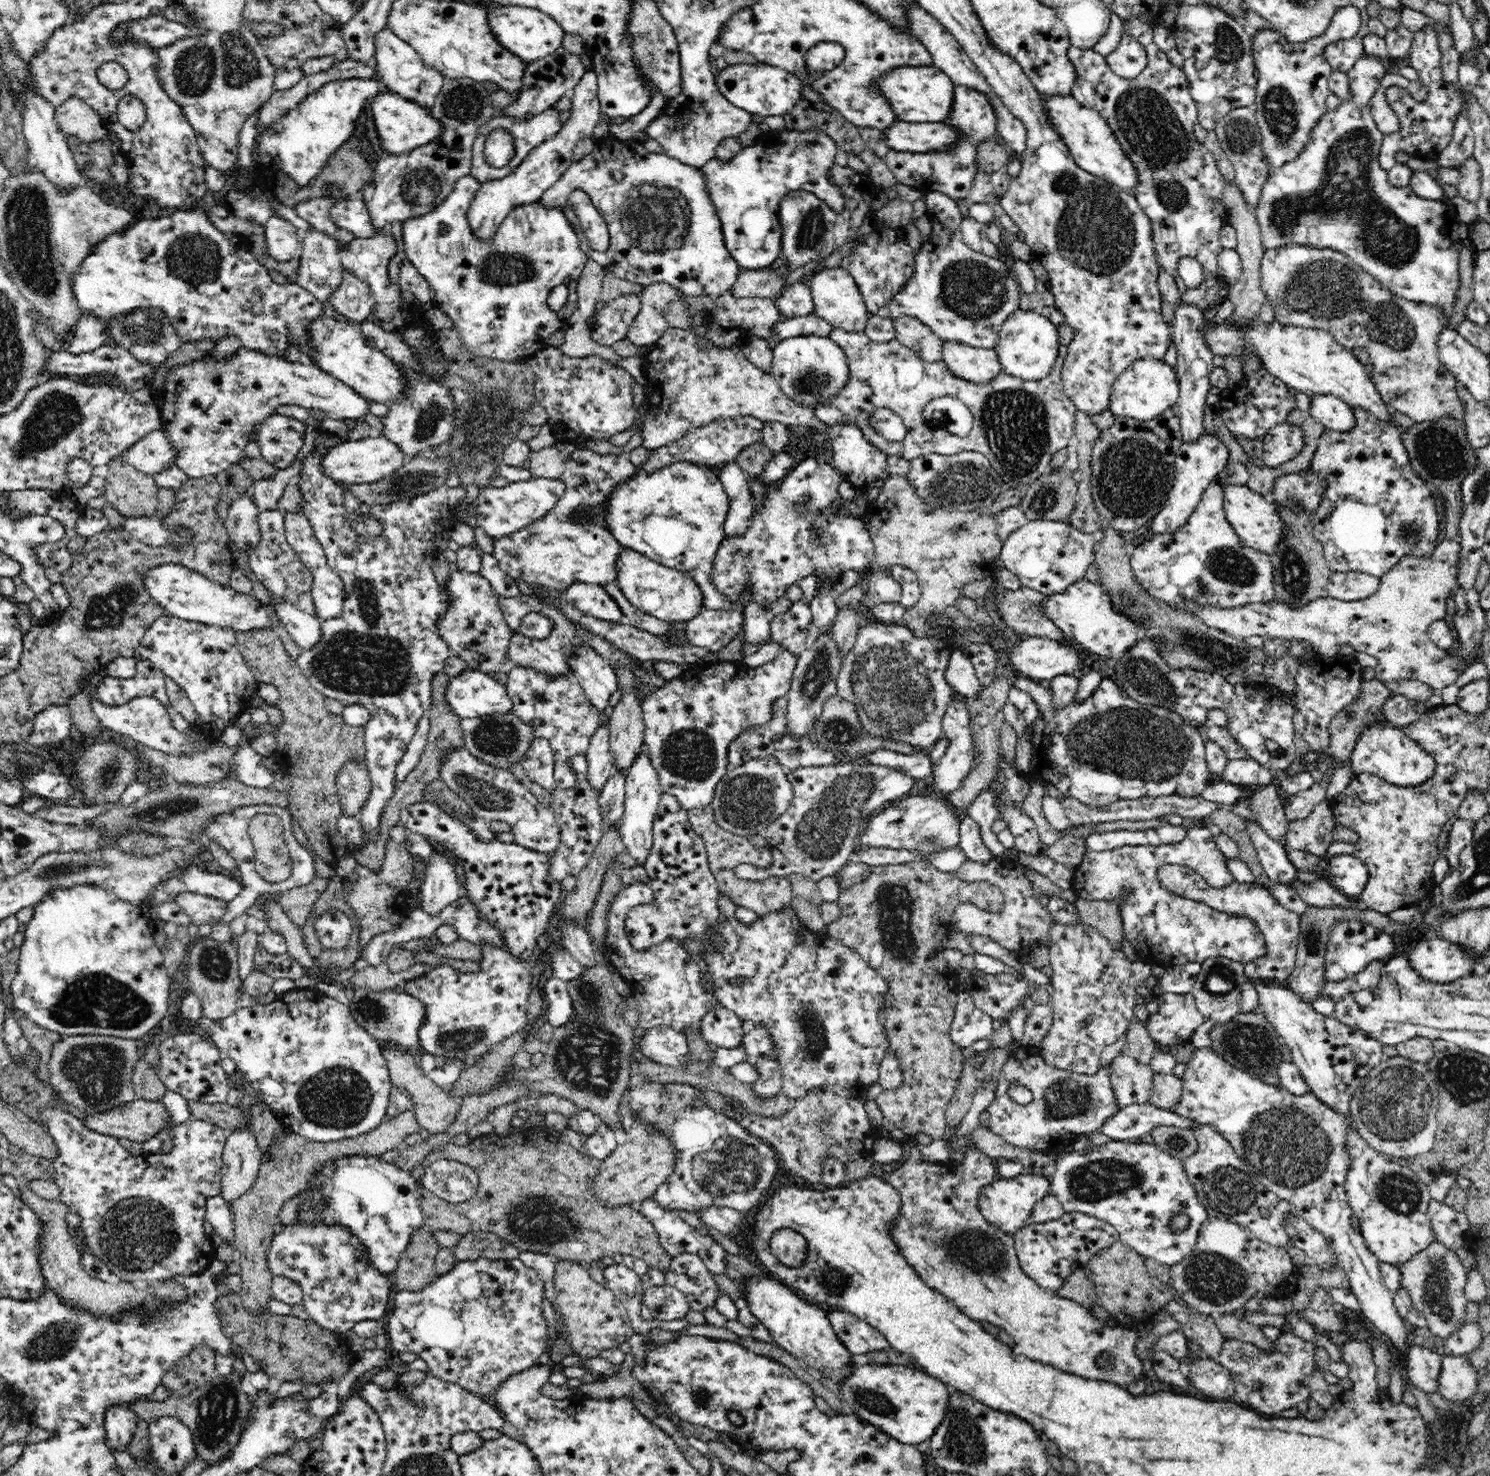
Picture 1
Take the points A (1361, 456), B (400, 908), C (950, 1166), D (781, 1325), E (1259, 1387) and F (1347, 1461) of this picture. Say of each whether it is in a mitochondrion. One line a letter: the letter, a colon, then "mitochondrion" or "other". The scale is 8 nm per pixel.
A: other
B: other
C: other
D: other
E: other
F: other

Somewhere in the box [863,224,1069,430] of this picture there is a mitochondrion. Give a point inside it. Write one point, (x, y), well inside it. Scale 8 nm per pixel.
(972, 290)

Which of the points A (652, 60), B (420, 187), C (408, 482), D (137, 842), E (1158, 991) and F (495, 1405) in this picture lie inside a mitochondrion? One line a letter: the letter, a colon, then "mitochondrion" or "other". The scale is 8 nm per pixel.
A: mitochondrion
B: mitochondrion
C: mitochondrion
D: mitochondrion
E: other
F: other

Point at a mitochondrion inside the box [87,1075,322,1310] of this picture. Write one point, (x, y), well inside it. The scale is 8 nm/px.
(136, 1234)

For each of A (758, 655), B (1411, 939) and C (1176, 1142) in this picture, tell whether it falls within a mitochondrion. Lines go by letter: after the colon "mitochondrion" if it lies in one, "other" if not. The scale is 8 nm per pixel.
A: other
B: other
C: mitochondrion

